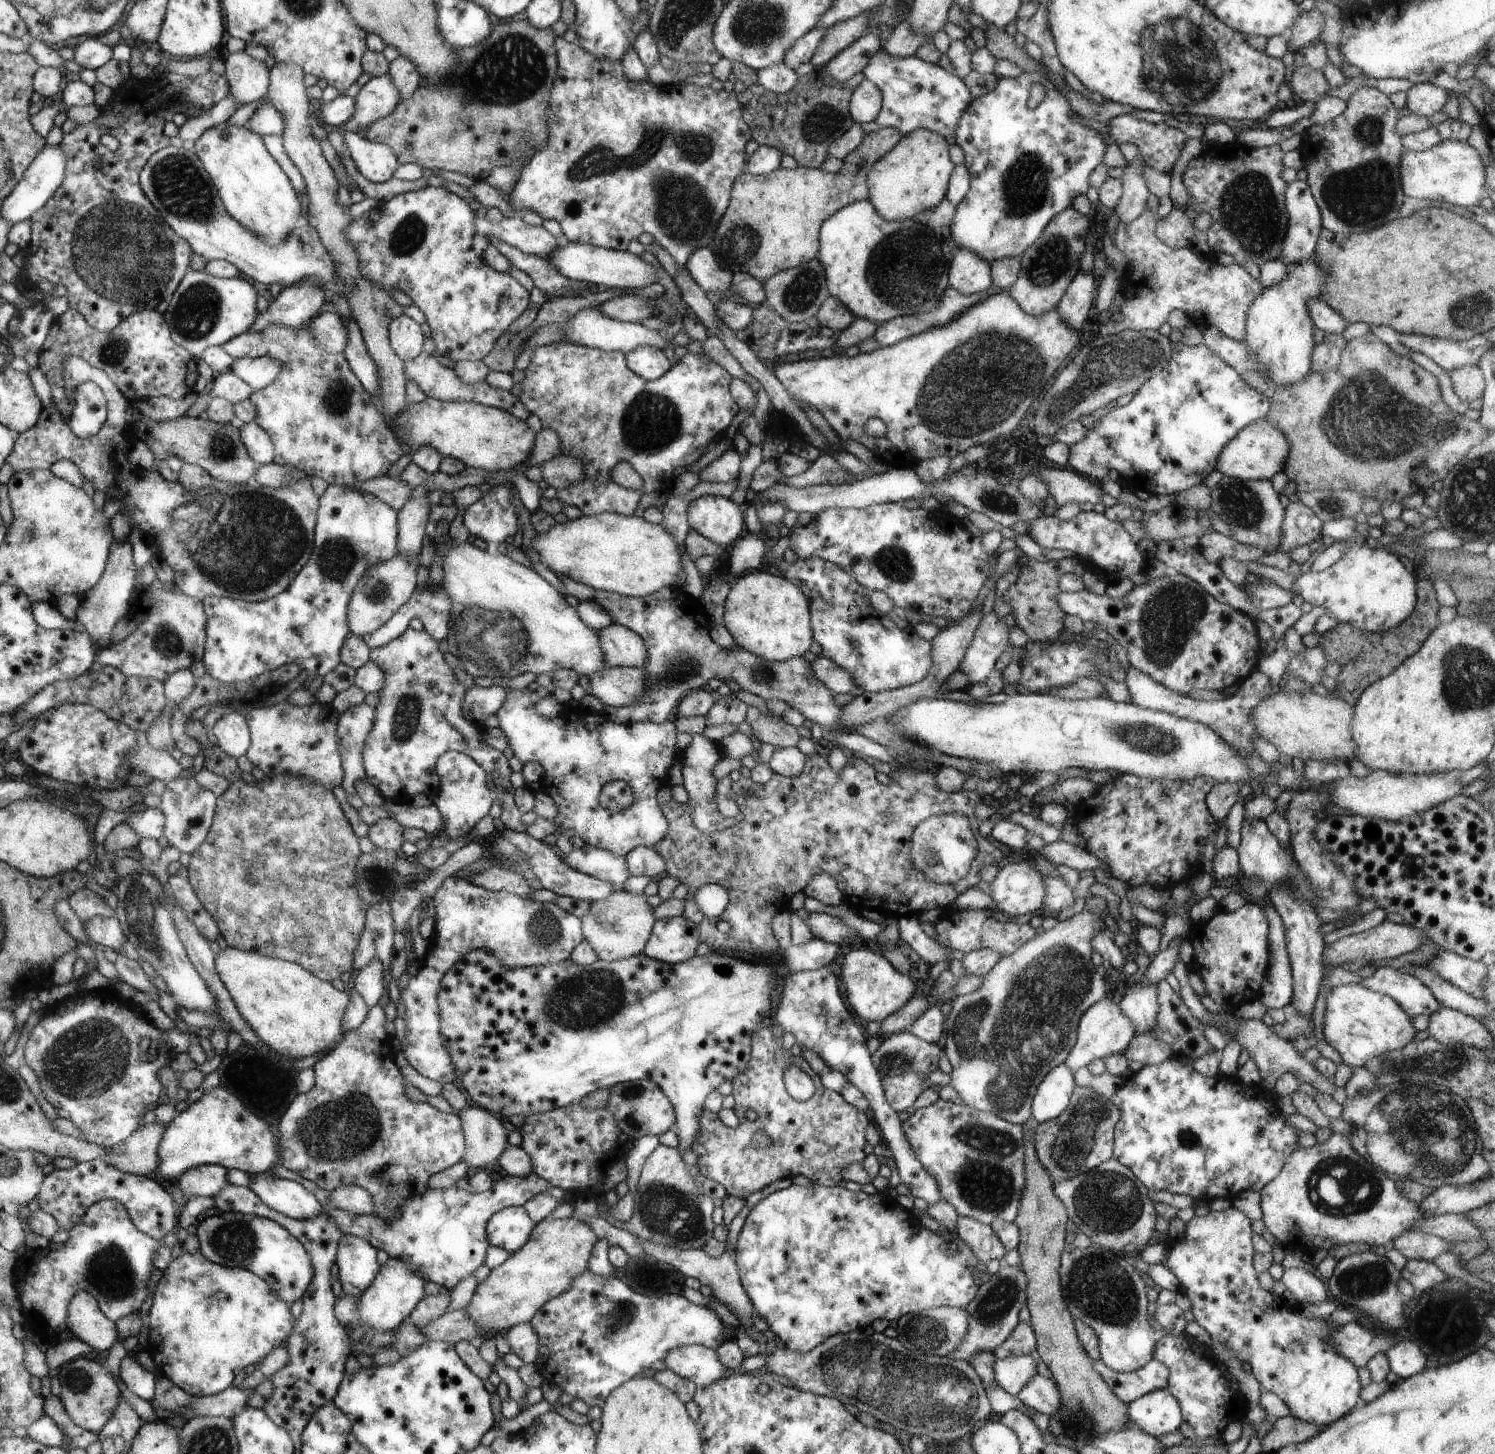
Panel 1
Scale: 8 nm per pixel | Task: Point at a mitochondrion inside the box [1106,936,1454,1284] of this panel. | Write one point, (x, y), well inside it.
(1337, 1185)

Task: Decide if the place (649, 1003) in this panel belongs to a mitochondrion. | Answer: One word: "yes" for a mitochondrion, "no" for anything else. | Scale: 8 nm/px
no

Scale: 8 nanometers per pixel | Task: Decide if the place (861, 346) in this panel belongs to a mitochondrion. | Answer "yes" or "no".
no

